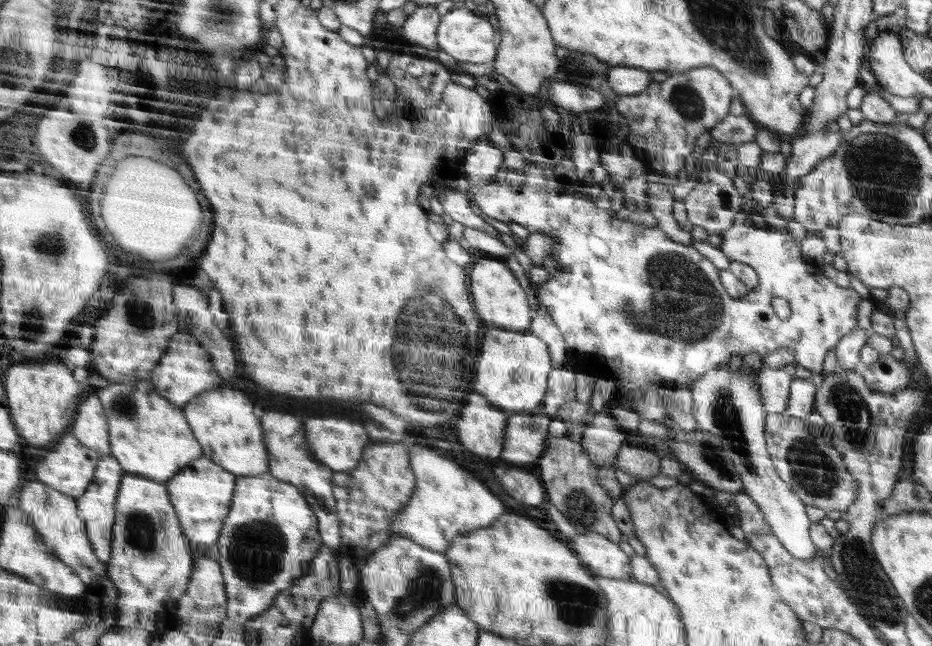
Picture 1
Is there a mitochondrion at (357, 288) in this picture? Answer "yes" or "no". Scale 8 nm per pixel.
no

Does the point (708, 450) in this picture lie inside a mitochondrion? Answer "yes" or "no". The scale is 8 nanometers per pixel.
yes

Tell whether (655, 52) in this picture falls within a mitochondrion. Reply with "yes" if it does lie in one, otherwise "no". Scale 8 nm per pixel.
no

